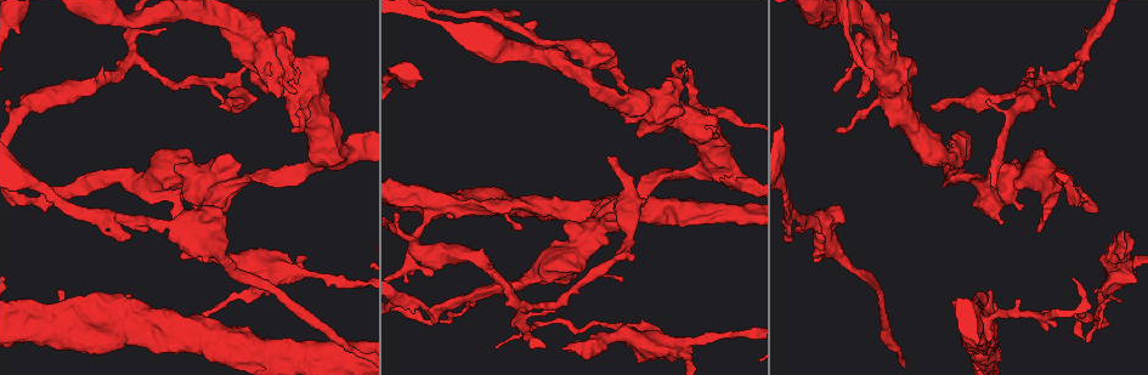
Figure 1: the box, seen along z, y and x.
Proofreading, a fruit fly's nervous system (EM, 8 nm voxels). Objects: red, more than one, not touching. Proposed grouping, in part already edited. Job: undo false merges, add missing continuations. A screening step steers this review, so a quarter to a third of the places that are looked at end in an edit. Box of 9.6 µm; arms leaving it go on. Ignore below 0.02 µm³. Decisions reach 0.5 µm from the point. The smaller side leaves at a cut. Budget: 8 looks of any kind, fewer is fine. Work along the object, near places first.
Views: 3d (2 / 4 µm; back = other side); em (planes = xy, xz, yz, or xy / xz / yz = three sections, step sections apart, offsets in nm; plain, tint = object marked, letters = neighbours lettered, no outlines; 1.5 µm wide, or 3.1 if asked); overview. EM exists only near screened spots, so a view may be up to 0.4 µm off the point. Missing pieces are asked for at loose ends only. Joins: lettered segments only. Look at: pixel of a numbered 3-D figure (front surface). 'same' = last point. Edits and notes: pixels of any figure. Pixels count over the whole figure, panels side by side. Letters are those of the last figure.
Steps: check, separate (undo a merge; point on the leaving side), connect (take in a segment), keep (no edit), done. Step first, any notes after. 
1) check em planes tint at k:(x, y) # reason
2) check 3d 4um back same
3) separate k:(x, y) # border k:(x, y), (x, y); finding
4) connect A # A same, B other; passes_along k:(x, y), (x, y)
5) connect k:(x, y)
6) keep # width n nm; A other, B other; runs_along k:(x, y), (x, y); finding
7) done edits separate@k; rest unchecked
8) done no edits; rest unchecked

check 3d 4um at 1:(819, 23) # sudden change in width

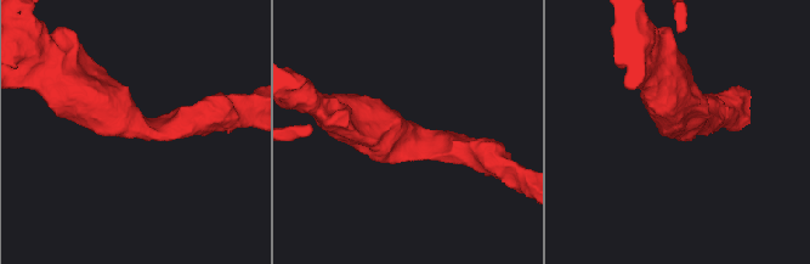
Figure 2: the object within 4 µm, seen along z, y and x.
check em 3.1um xz step 8 tint at 2:(417, 130) # arm_widths 400, 600 nm; need the tissue

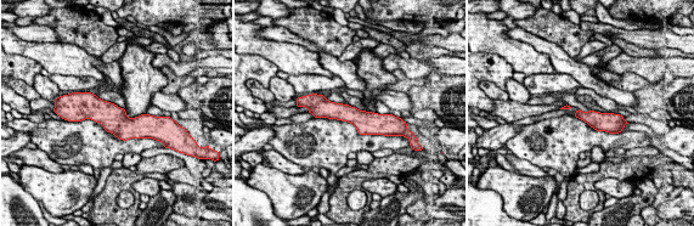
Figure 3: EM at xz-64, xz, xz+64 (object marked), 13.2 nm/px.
check em 3.1um planes letters same # cut it another way

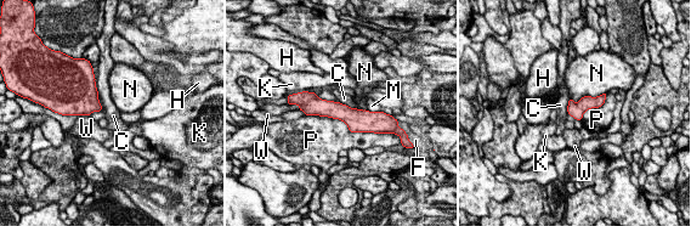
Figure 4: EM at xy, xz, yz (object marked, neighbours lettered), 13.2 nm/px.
keep # C other, F other, H other, K other, M other, N other, P other, W other; runs_along 4:(306, 109), (375, 118); continuous, no second neuron

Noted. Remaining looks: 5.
check 3d 2um at 1:(186, 252)

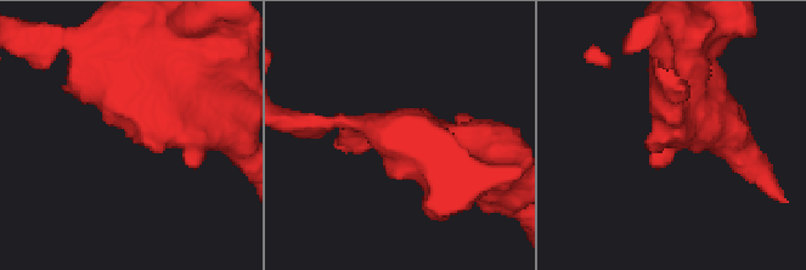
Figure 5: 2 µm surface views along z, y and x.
check em xy step 4 letters at 5:(676, 127) # shape alone is not enough

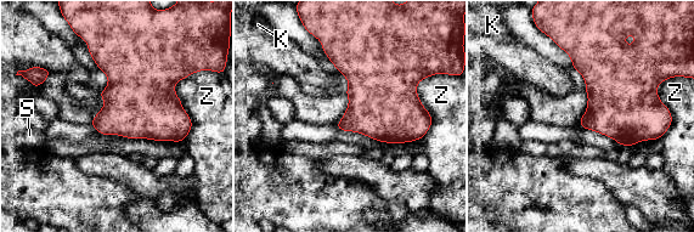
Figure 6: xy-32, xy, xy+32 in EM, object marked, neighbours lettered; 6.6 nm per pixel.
keep # K other, S other, Z other; border 6:(191, 73), (181, 141); no lettered segment goes on from it

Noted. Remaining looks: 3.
check 3d 4um at 1:(240, 100) # thick turns thin

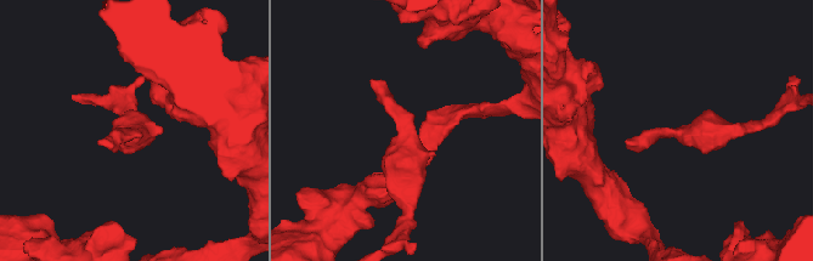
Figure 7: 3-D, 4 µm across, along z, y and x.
check em 3.1um planes tint at 7:(685, 133)

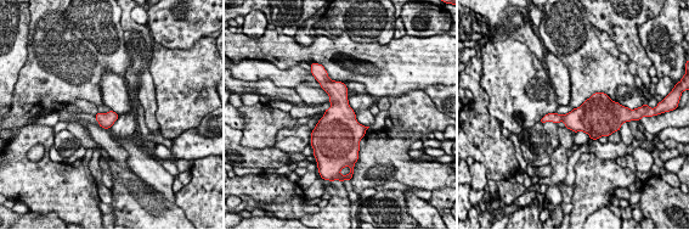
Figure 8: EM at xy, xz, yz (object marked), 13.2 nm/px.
check em 3.1um planes letters same # see the neighbours

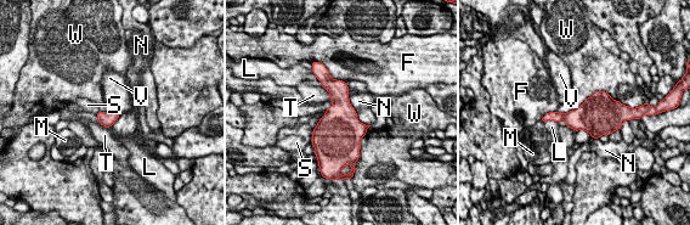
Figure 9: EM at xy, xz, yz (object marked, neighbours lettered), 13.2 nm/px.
keep # F other, L other, M other, N other, S other, T other, V other, W other; border 9:(614, 99), (594, 91), (575, 107); continuous, no second neuron

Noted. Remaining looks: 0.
done no edits; rest unchecked

